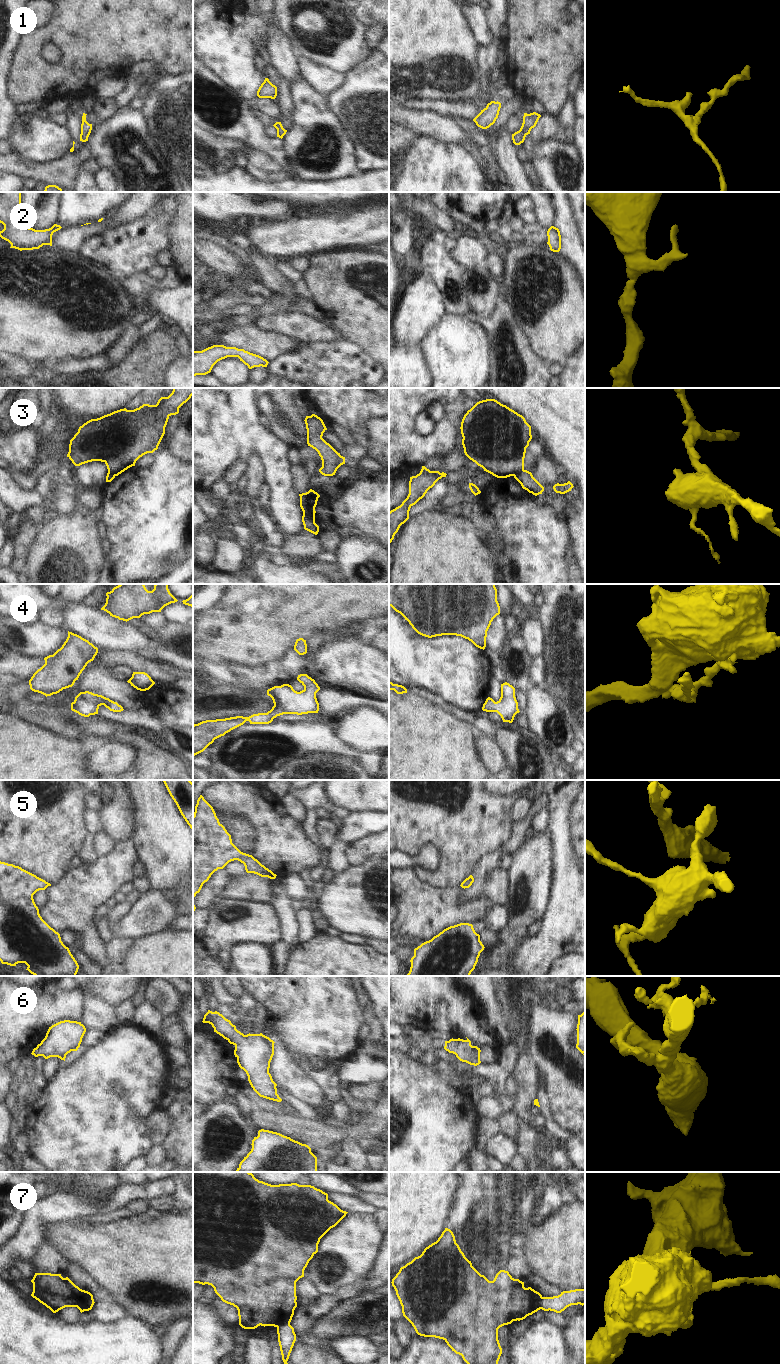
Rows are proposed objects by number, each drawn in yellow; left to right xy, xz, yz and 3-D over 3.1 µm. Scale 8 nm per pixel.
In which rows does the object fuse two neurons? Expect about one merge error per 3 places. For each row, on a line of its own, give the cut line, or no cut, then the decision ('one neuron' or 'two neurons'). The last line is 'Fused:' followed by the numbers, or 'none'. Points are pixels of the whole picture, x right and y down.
1: no cut; one neuron
2: no cut; one neuron
3: cut in xz along (303, 513), (307, 514), (314, 521); two neurons
4: no cut; one neuron
5: no cut; one neuron
6: no cut; one neuron
7: cut in xz along (289, 1323), (277, 1327); two neurons
Fused: 3, 7

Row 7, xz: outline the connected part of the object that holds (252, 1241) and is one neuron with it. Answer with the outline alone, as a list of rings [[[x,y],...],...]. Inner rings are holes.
[[[193,1172],[193,1283],[208,1284],[227,1304],[238,1310],[239,1325],[244,1329],[290,1324],[297,1307],[296,1282],[304,1277],[309,1261],[318,1252],[320,1239],[335,1227],[348,1212],[328,1200],[328,1194],[311,1185],[297,1183],[271,1185],[259,1181],[250,1172]]]

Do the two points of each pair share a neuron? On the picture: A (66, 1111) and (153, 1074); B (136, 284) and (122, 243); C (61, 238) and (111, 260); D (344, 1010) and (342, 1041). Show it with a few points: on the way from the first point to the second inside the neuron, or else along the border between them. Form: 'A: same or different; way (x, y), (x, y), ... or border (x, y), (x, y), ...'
A: same; way (88, 1089), (103, 1074), (131, 1074)
B: different; border (144, 272), (120, 279)
C: different; border (100, 233), (87, 237), (76, 252)
D: same; way (342, 1018), (342, 1033)

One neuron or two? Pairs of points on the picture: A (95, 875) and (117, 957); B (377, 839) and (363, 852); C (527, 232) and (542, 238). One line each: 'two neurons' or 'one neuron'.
A: two neurons
B: one neuron
C: one neuron

